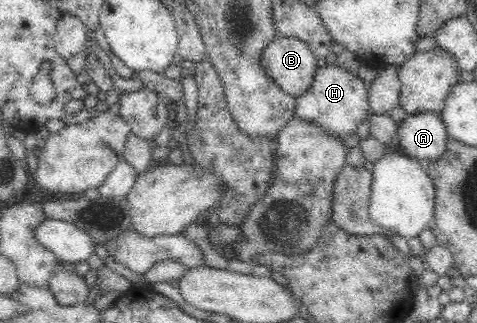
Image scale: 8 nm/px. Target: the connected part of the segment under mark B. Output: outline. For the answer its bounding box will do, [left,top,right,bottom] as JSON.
[260,35,317,96]

